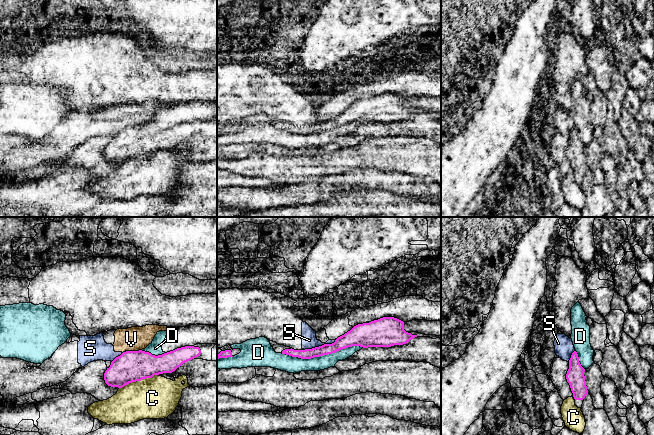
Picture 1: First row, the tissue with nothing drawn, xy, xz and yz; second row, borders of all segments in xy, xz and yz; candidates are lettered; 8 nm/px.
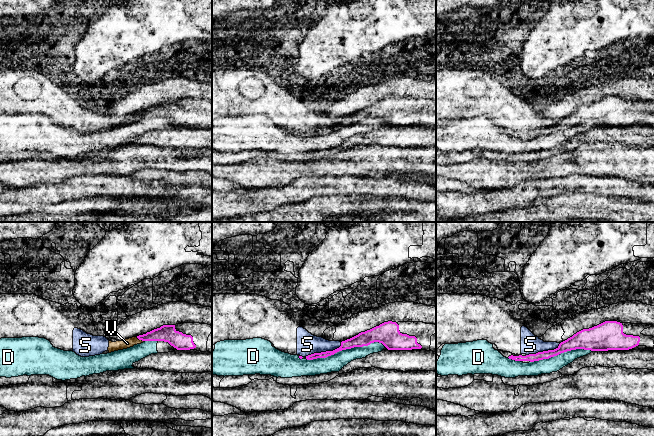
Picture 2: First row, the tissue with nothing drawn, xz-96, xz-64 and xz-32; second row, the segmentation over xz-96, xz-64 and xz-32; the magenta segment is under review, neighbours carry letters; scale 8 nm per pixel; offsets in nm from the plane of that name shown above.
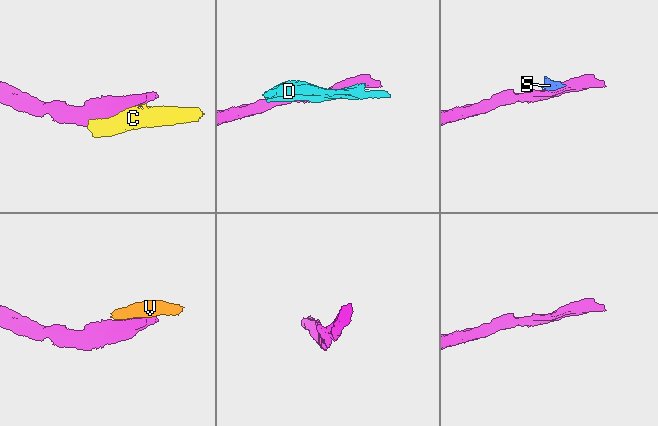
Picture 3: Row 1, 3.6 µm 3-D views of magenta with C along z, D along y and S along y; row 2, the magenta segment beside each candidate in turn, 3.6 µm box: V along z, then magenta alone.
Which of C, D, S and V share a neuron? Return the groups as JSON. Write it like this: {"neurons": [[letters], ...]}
{"neurons": [["C"], ["D"], ["S", "V"]]}

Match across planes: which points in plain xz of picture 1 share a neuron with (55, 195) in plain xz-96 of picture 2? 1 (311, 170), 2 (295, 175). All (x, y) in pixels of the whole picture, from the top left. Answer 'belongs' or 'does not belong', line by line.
1: does not belong
2: does not belong

